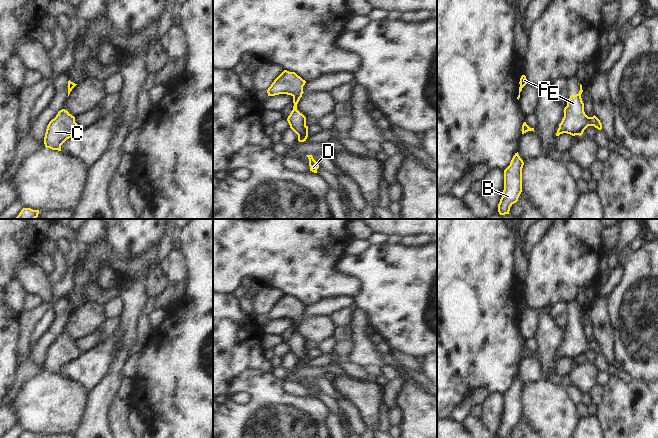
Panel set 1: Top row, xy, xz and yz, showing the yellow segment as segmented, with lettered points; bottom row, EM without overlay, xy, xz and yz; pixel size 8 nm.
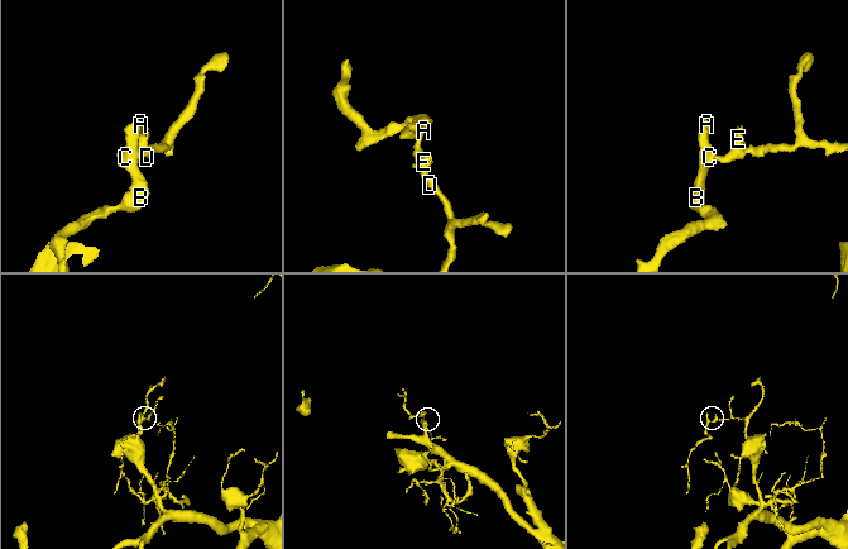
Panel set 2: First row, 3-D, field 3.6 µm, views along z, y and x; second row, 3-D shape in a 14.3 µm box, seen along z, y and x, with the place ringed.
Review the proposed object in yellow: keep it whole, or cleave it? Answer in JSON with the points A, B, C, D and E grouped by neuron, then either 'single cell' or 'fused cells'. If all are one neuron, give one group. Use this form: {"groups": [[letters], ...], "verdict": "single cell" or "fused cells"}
{"groups": [["A", "B", "C", "D", "E"]], "verdict": "single cell"}

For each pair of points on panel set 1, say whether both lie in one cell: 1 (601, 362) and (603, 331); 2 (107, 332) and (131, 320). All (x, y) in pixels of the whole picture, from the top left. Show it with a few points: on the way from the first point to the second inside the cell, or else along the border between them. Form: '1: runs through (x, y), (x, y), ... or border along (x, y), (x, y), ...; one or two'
1: border along (601, 353), (610, 363); two
2: border along (118, 318), (118, 324), (113, 333); two

